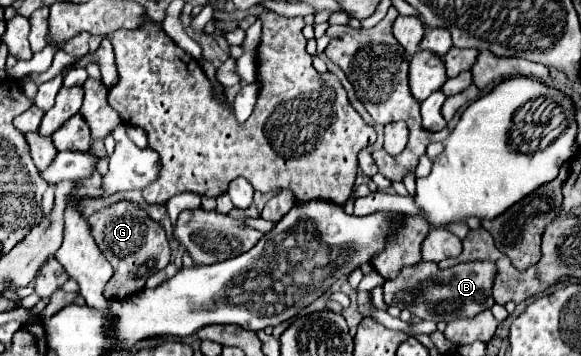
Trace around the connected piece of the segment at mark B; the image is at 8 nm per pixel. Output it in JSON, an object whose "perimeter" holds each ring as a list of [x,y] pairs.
{"perimeter":[[[420,262],[416,266],[404,268],[398,278],[386,280],[384,300],[386,304],[394,304],[400,310],[408,308],[420,320],[432,322],[452,322],[458,318],[474,318],[482,310],[490,310],[496,302],[492,296],[496,276],[494,262],[466,262],[456,264],[448,270],[440,270],[434,262]]]}

